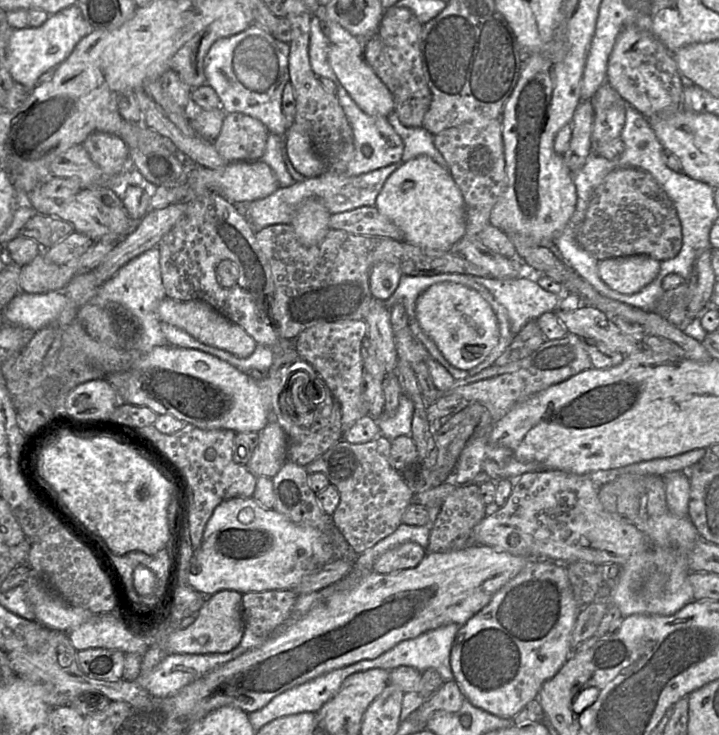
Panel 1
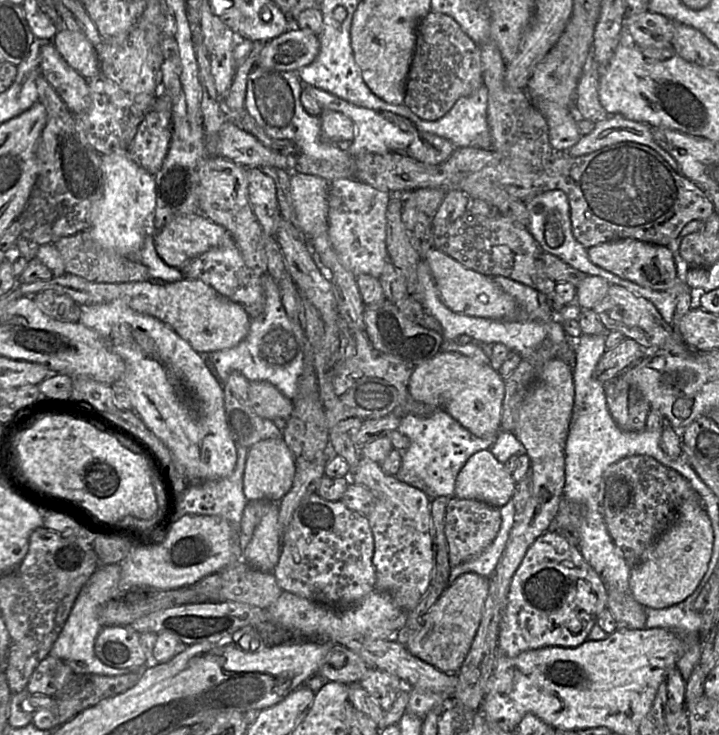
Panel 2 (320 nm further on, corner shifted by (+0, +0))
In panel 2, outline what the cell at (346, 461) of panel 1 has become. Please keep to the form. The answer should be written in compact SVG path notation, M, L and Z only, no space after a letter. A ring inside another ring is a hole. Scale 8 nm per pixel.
M234 371L223 384L225 418L237 446L250 449L266 439L282 438L282 431L273 421L258 416L249 400L250 382Z

